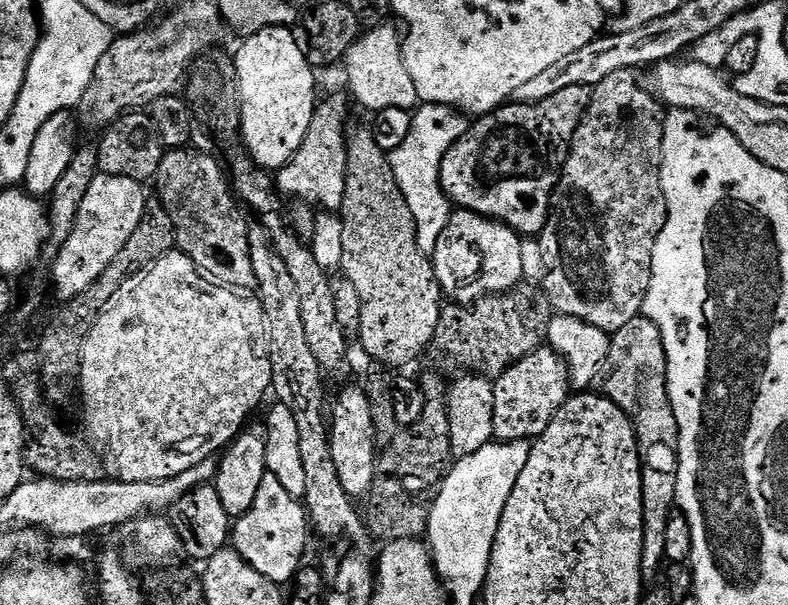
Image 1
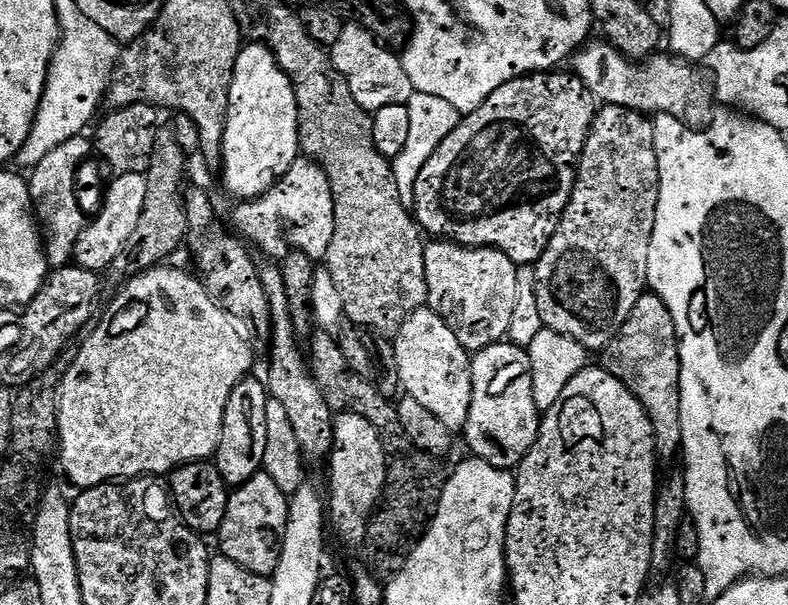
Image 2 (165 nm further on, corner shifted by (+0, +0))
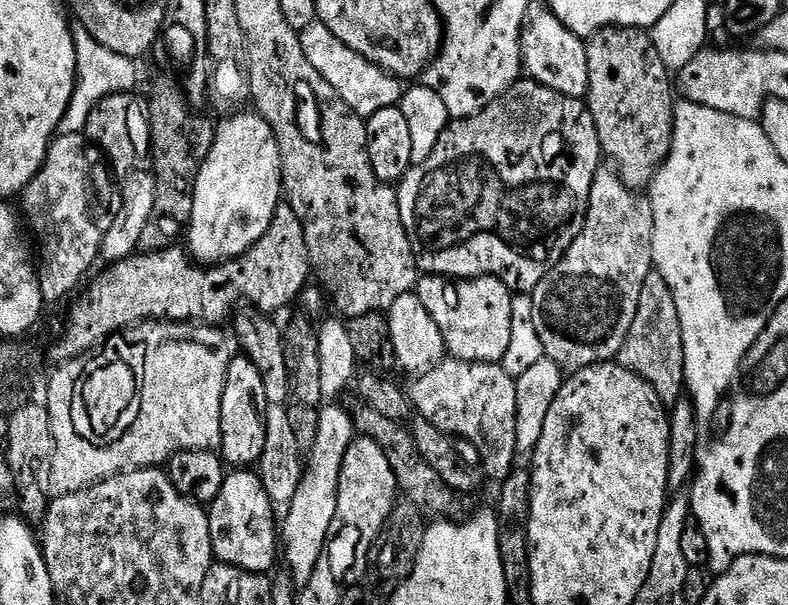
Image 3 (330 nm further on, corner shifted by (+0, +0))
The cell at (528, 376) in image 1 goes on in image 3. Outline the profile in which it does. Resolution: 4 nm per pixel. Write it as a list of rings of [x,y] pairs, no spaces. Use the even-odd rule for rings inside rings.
[[[445,358],[413,380],[416,380],[412,384],[412,392],[410,388],[413,409],[434,422],[438,430],[473,444],[488,467],[489,478],[496,480],[495,482],[503,482],[512,473],[518,459],[516,377],[506,374],[503,363],[468,364],[465,360]]]

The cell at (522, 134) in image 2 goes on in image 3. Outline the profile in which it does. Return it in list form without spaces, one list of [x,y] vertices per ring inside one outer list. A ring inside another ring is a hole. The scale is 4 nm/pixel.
[[[531,78],[517,80],[493,104],[488,104],[478,114],[468,116],[464,120],[452,120],[438,138],[433,150],[430,151],[430,156],[421,164],[412,164],[403,179],[399,181],[398,195],[402,226],[406,226],[406,234],[412,243],[417,269],[430,276],[445,278],[497,276],[513,293],[531,294],[538,286],[538,282],[542,282],[542,278],[546,278],[546,274],[553,264],[562,259],[566,250],[570,250],[574,238],[578,238],[578,234],[586,222],[586,213],[590,202],[590,186],[594,182],[594,174],[600,167],[602,167],[600,139],[587,103],[583,99],[560,94],[557,90]]]

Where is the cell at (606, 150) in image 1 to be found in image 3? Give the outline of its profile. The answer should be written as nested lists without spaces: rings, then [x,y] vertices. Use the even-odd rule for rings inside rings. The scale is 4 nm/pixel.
[[[608,166],[600,167],[590,186],[586,222],[578,238],[574,238],[570,250],[566,250],[562,259],[553,264],[546,278],[542,278],[542,282],[538,282],[538,286],[530,294],[534,302],[534,327],[538,330],[538,338],[542,338],[547,359],[573,373],[579,372],[581,368],[615,361],[619,357],[622,342],[627,338],[634,322],[634,314],[638,314],[642,282],[646,282],[648,275],[654,271],[653,234],[652,201],[639,191],[627,188],[620,181],[619,171]]]

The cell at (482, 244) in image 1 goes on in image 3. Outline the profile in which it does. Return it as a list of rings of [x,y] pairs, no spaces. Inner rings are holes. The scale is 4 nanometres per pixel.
[[[425,275],[415,294],[444,332],[449,357],[468,364],[501,363],[510,346],[510,310],[513,293],[497,276],[445,278]]]

